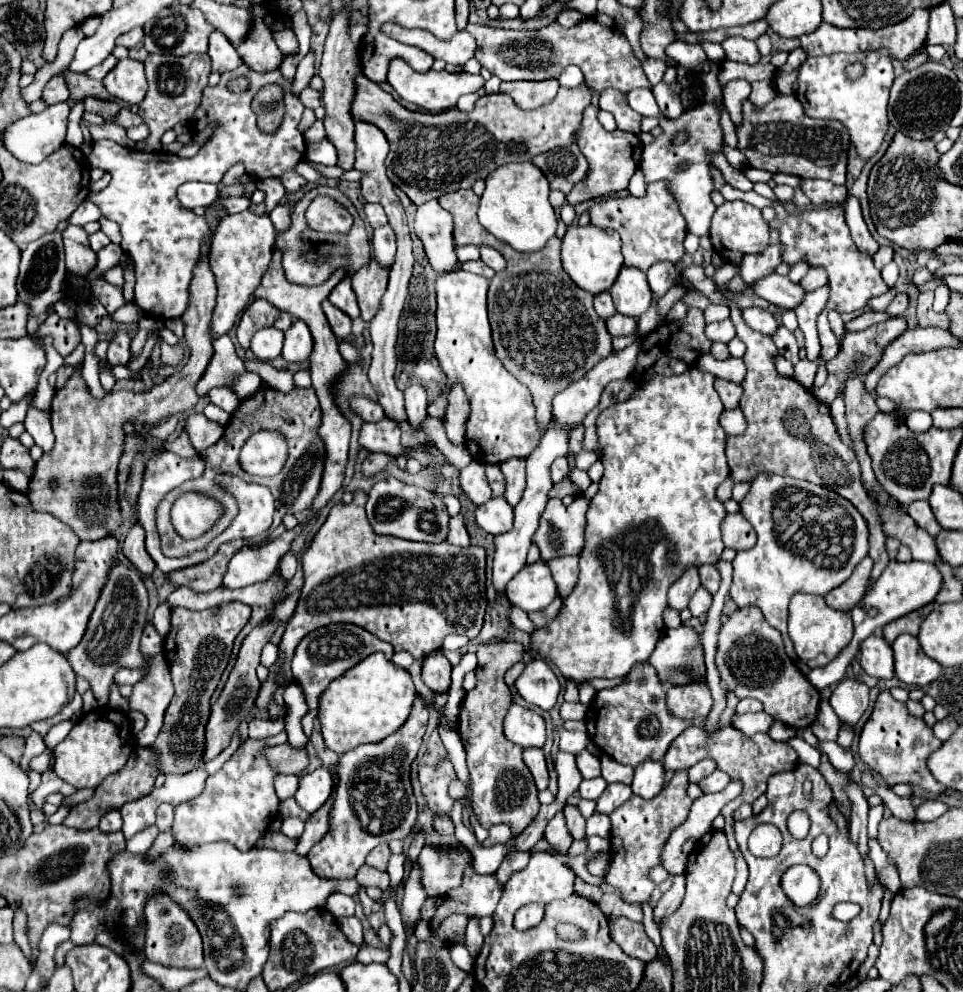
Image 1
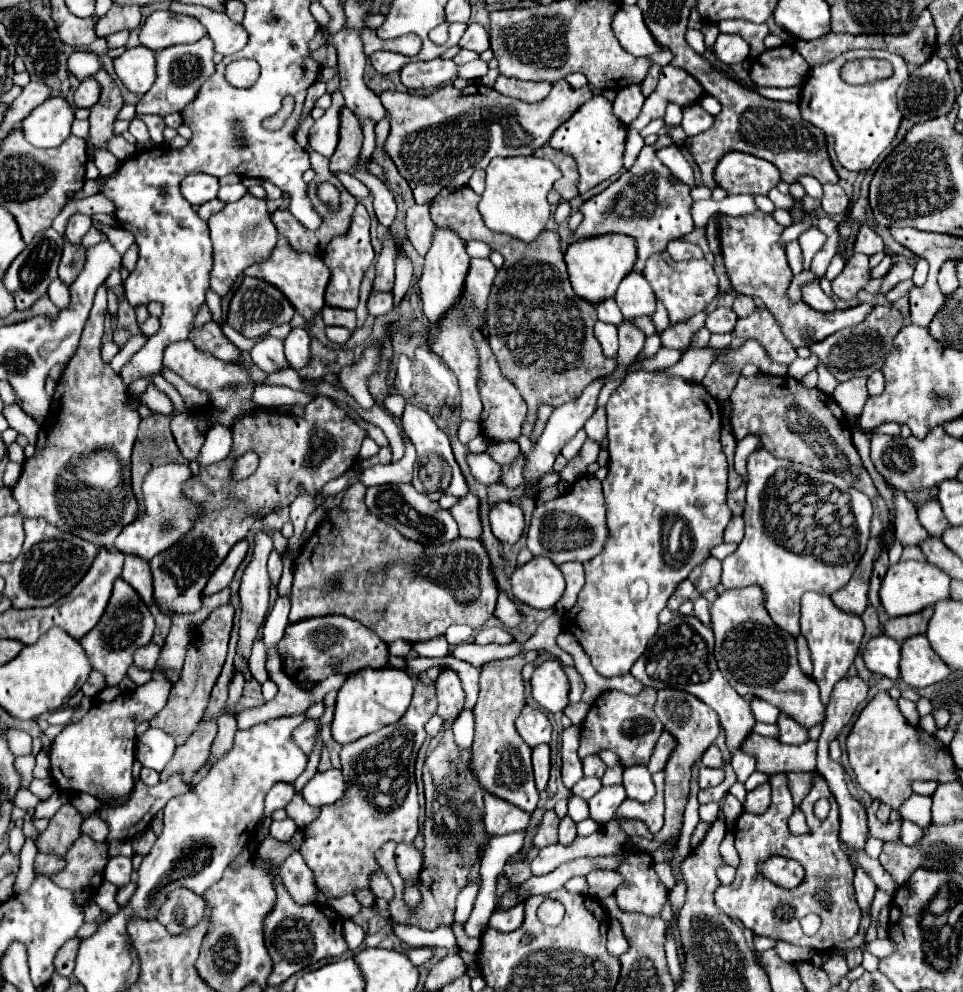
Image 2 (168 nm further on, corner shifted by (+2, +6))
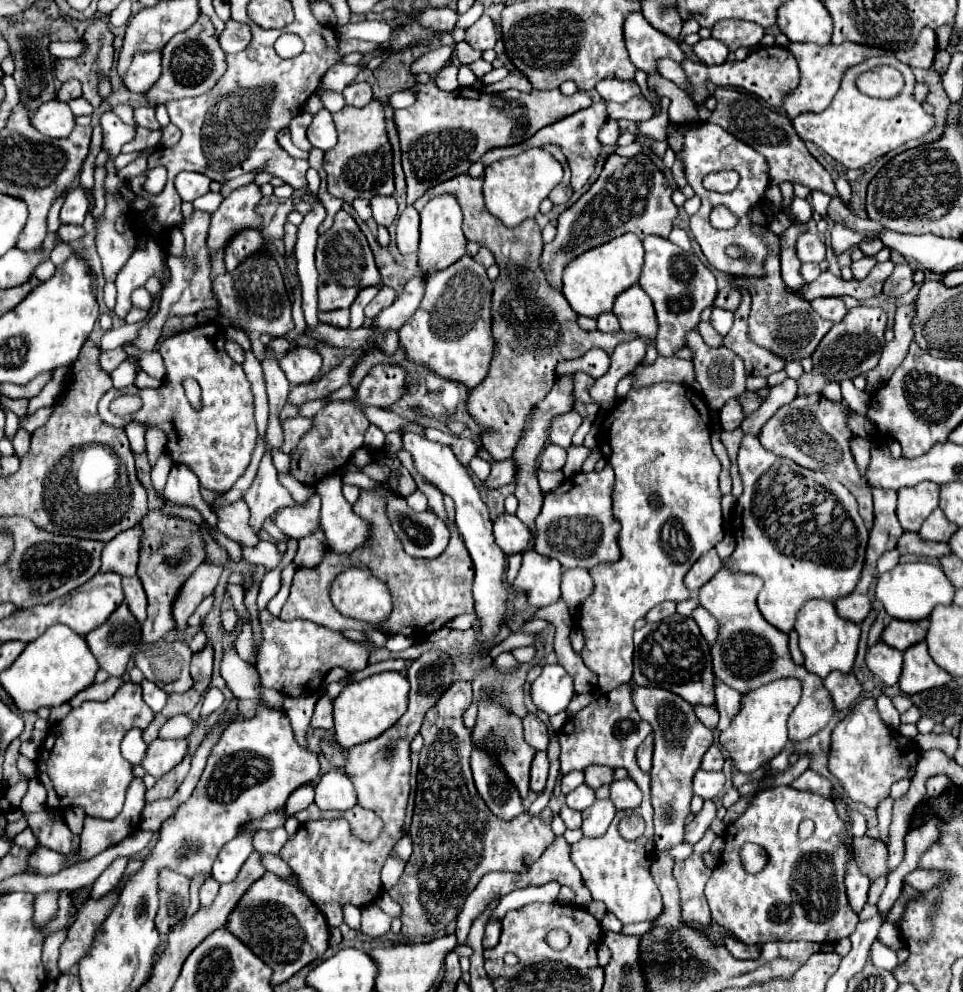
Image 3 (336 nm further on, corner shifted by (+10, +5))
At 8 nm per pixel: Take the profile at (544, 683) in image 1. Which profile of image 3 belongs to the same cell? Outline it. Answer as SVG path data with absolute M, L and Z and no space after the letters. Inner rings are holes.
M545 665L543 667L543 673L531 685L533 703L541 711L545 711L547 715L555 715L555 713L565 711L567 705L569 705L569 701L573 699L573 695L575 695L575 691L573 691L573 679L571 679L571 675L561 665Z

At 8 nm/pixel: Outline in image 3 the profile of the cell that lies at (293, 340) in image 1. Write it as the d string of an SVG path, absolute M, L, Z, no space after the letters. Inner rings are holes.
M293 347L279 361L291 385L311 383L317 379L321 371L321 355L315 349L307 349L307 347Z

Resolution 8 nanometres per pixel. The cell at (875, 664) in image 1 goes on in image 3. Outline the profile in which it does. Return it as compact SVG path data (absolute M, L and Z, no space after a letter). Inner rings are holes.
M879 641L875 647L869 647L867 651L867 667L885 683L895 685L901 675L903 665L903 653L885 645Z

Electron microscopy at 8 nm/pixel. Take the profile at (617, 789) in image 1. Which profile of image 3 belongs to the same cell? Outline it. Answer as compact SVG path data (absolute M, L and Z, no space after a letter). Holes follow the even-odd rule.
M611 799L605 801L595 801L589 809L585 809L583 813L583 837L595 839L595 837L603 837L605 831L609 829L611 821L615 817L615 807L611 803Z

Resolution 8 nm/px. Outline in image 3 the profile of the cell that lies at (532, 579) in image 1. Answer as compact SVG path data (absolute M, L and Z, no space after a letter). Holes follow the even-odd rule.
M537 551L523 553L523 565L515 579L515 587L527 593L529 605L545 607L561 597L561 565Z

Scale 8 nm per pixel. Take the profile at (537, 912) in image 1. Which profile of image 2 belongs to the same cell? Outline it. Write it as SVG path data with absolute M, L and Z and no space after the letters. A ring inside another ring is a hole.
M517 904L517 908L495 908L491 918L489 918L489 926L499 930L499 932L513 932L517 928L521 928L525 920L525 908L523 904Z

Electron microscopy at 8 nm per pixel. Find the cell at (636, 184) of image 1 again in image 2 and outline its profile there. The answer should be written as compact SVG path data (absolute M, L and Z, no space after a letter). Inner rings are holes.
M627 128L627 144L625 144L625 156L623 156L625 170L629 170L631 164L635 164L641 148L643 148L641 134L637 130L633 130L633 128Z

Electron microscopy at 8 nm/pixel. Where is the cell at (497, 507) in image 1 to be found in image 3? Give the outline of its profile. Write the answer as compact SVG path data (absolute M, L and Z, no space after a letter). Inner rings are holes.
M509 513L501 515L493 523L493 533L495 533L497 545L505 551L505 555L523 553L531 543L529 527L523 521L519 521L515 515L509 515Z

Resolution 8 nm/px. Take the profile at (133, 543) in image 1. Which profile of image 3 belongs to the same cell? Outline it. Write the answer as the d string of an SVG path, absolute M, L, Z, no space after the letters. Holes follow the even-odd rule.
M125 577L123 591L125 591L125 601L127 601L129 611L133 613L133 617L137 617L139 623L143 623L147 617L147 595L143 591L139 577L131 577L131 579Z

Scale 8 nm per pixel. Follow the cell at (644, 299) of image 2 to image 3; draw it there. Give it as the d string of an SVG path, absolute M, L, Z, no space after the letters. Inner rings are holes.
M639 285L629 287L617 297L613 313L619 319L623 331L637 333L637 337L641 339L657 337L657 319L653 303Z

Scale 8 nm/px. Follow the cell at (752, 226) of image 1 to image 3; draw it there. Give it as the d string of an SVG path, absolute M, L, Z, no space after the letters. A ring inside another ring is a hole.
M771 231L765 233L765 239L771 245L771 255L765 261L765 277L743 277L745 287L751 293L753 305L749 313L749 339L755 345L761 345L763 349L769 349L771 353L777 353L779 357L785 357L785 361L795 361L803 357L811 357L817 349L819 341L827 335L827 331L833 327L831 321L821 319L809 301L797 297L795 293L789 293L789 289L783 285L781 271L779 271L779 237Z

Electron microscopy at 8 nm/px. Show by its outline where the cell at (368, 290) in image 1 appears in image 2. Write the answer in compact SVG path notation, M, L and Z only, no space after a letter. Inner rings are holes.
M373 290L367 300L367 312L373 317L383 316L393 308L392 292L378 292Z

